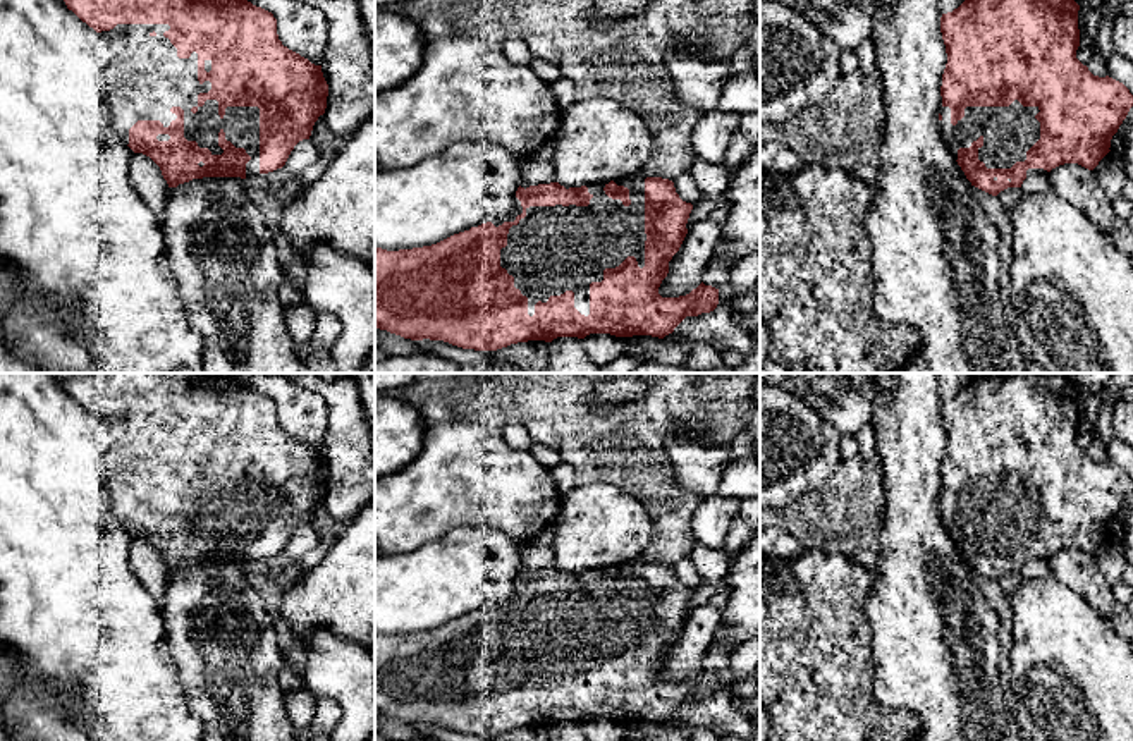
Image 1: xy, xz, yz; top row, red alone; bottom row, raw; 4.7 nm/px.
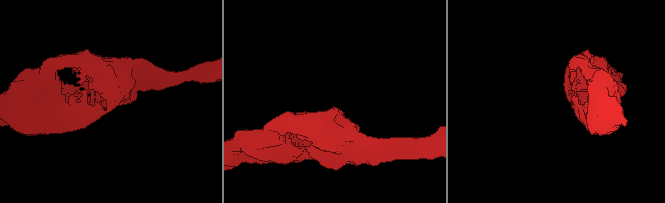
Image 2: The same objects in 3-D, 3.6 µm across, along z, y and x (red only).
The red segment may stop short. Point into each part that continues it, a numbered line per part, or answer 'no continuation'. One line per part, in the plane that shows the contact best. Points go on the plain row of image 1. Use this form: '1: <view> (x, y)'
1: xz (552, 635)

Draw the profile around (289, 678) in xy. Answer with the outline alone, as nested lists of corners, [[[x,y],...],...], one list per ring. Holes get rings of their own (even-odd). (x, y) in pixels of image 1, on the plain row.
[[[282,657],[279,684],[284,693],[304,689],[301,671],[285,657]]]

